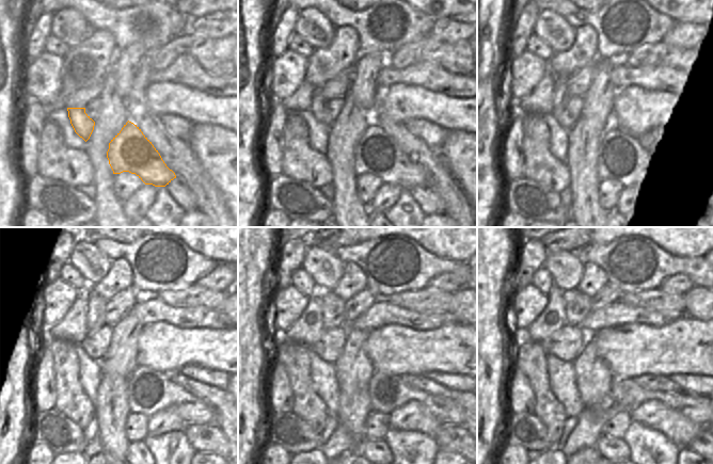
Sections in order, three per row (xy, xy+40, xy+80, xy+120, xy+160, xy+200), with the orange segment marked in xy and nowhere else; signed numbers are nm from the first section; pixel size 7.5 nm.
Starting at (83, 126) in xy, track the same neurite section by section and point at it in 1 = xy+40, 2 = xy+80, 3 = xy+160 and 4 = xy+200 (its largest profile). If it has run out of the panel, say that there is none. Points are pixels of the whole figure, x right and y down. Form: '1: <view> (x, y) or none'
1: xy+40 (318, 108)
2: xy+80 (560, 96)
3: xy+160 (333, 307)
4: xy+200 (577, 305)

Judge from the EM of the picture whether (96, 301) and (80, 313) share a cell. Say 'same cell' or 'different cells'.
different cells

